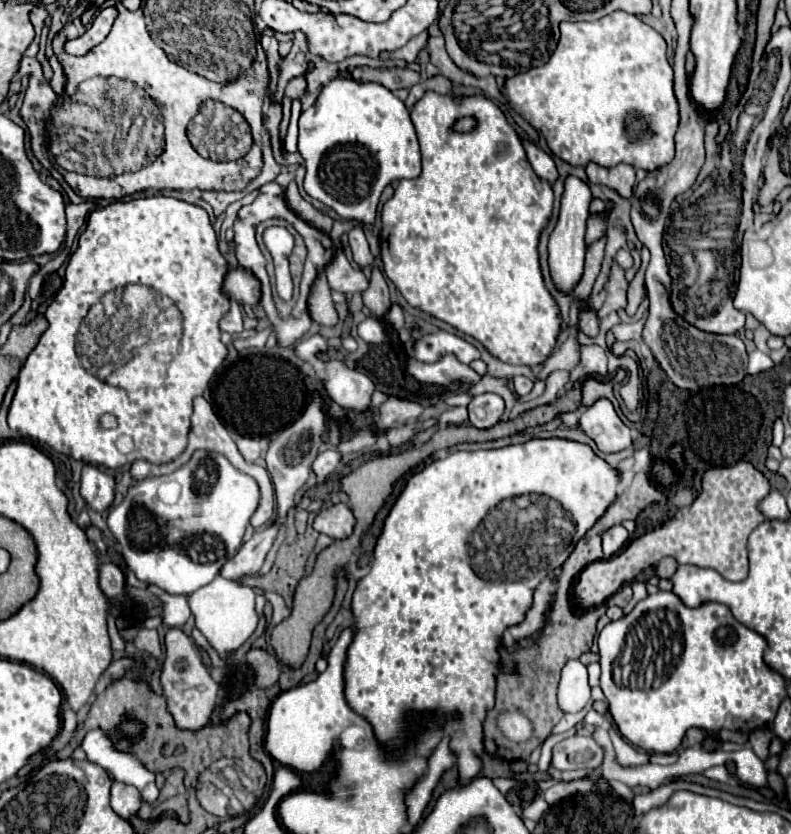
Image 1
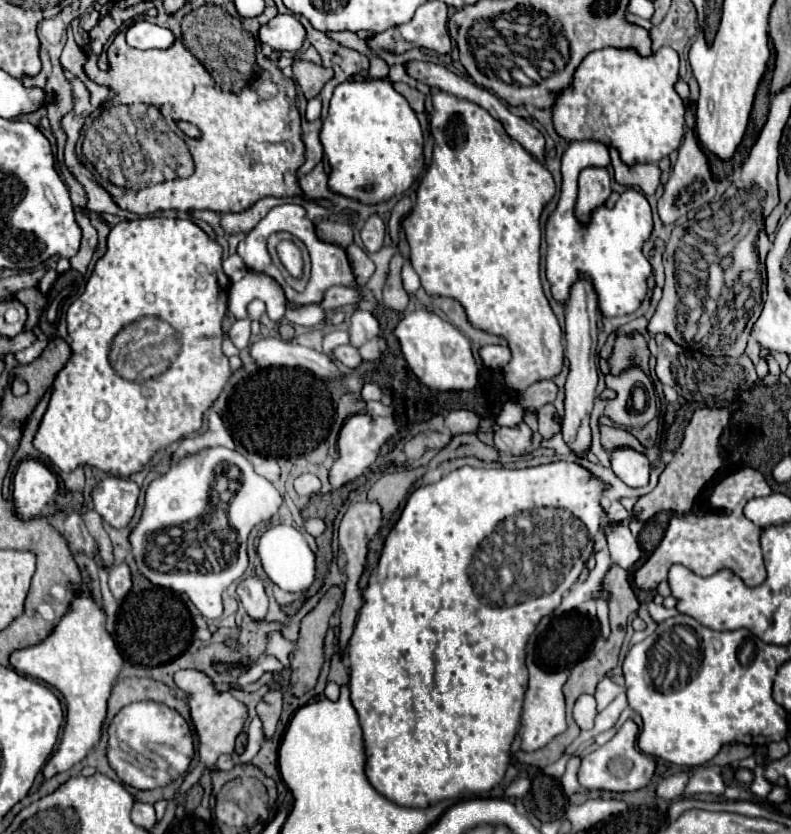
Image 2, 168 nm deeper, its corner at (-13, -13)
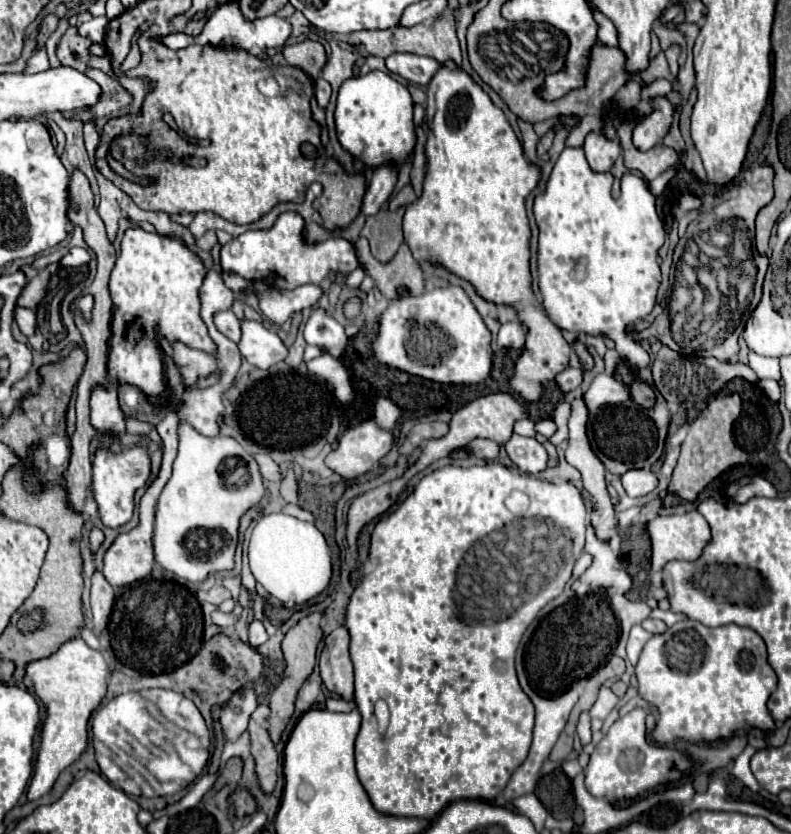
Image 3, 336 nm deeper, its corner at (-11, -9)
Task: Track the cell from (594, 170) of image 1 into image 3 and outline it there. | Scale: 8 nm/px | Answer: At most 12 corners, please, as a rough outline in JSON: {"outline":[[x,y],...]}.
{"outline":[[631,125],[617,127],[623,161],[647,181],[665,173],[677,153],[665,145],[637,151]]}

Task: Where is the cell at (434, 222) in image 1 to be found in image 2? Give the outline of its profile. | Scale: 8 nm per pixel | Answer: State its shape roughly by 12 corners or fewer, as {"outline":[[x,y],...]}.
{"outline":[[433,93],[403,223],[429,295],[507,339],[515,391],[559,375],[539,279],[547,167]]}

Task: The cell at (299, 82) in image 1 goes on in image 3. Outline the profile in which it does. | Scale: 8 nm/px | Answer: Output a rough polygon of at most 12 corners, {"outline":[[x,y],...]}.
{"outline":[[311,39],[287,45],[283,57],[313,81],[327,63],[323,45]]}

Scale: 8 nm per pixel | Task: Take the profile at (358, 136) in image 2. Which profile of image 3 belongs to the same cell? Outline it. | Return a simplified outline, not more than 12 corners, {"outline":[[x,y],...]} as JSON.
{"outline":[[383,71],[347,79],[335,133],[367,169],[417,143],[407,87]]}

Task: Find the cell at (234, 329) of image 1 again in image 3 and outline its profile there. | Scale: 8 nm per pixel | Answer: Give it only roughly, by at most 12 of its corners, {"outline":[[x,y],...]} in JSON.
{"outline":[[233,311],[217,313],[215,325],[231,341],[241,339],[241,321]]}

